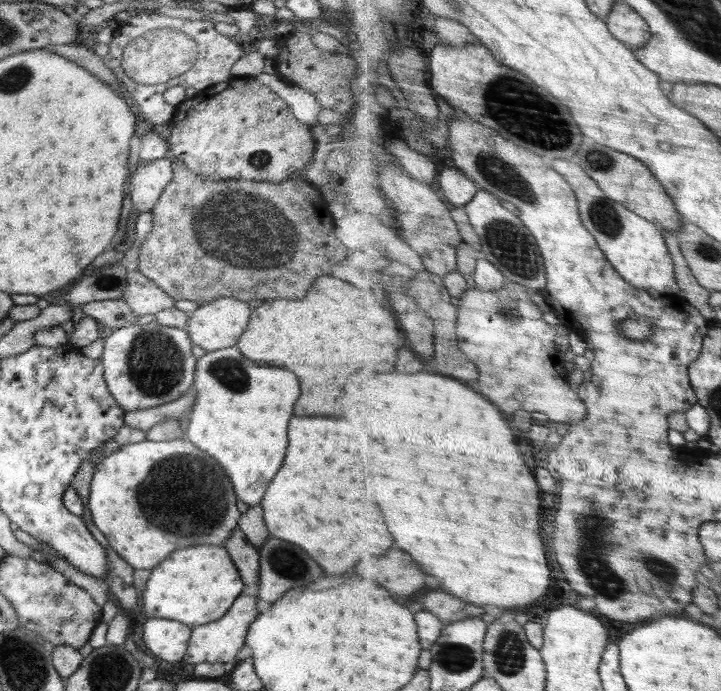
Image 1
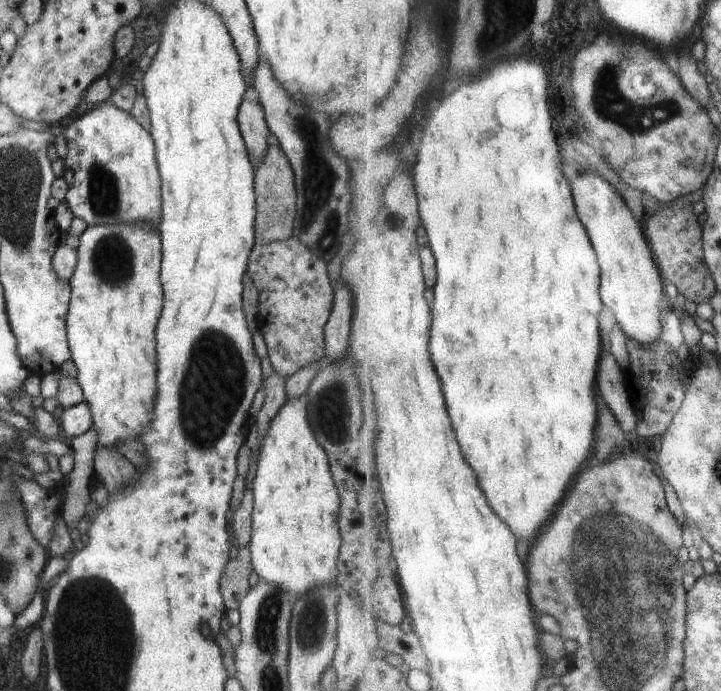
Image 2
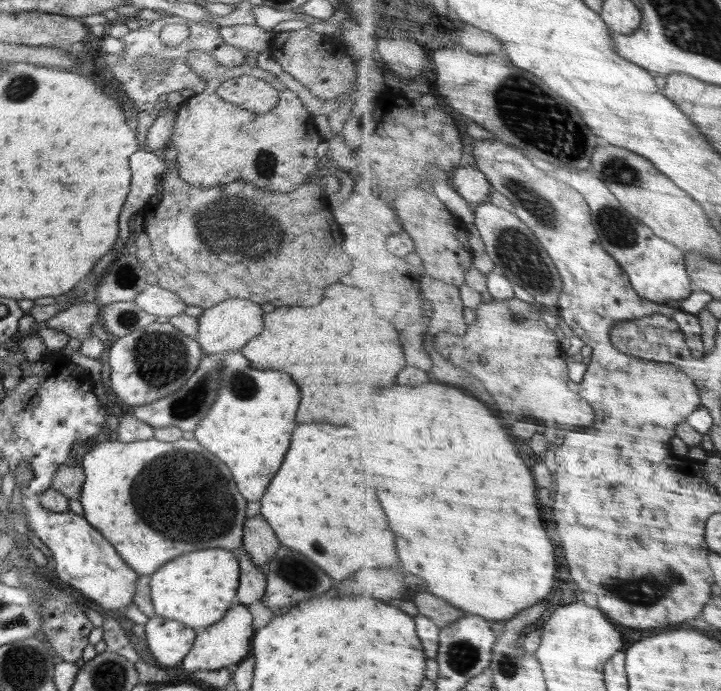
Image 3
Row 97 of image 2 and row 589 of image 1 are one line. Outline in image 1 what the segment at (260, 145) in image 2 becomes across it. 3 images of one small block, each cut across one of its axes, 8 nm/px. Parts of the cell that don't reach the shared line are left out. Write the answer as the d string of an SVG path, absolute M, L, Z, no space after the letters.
M238 527L232 531L232 535L228 537L223 547L236 565L246 591L256 589L260 575L259 549L247 541L246 535Z

